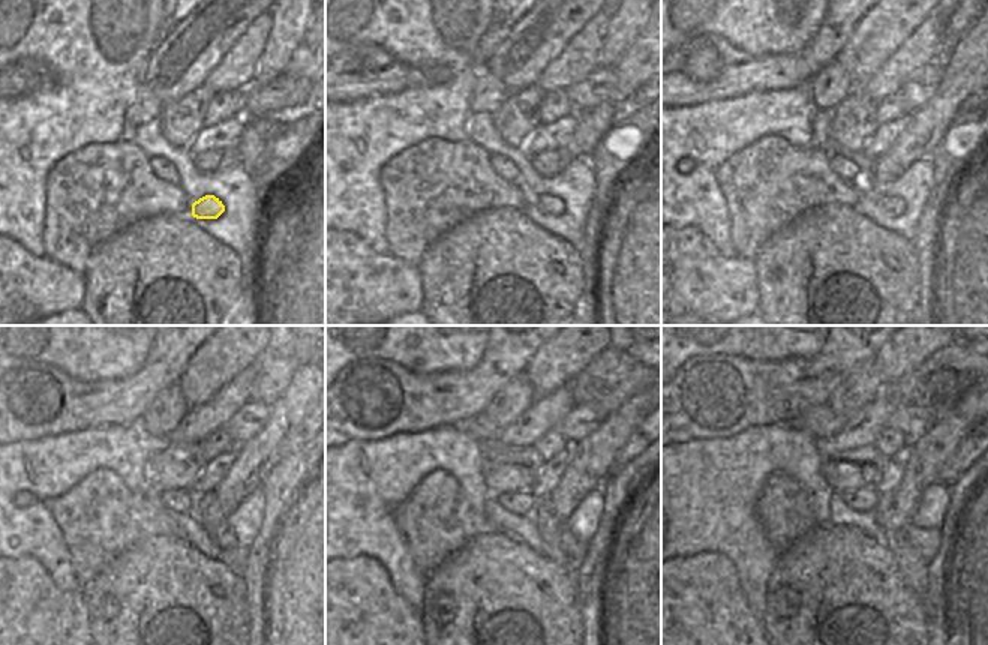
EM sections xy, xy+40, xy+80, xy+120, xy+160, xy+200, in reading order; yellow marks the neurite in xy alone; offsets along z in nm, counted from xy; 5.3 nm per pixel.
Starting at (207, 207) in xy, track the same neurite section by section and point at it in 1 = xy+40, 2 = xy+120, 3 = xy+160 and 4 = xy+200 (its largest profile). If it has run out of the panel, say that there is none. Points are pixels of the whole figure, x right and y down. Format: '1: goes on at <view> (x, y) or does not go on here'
1: goes on at xy+40 (549, 204)
2: goes on at xy+120 (224, 537)
3: goes on at xy+160 (568, 543)
4: goes on at xy+200 (927, 540)

